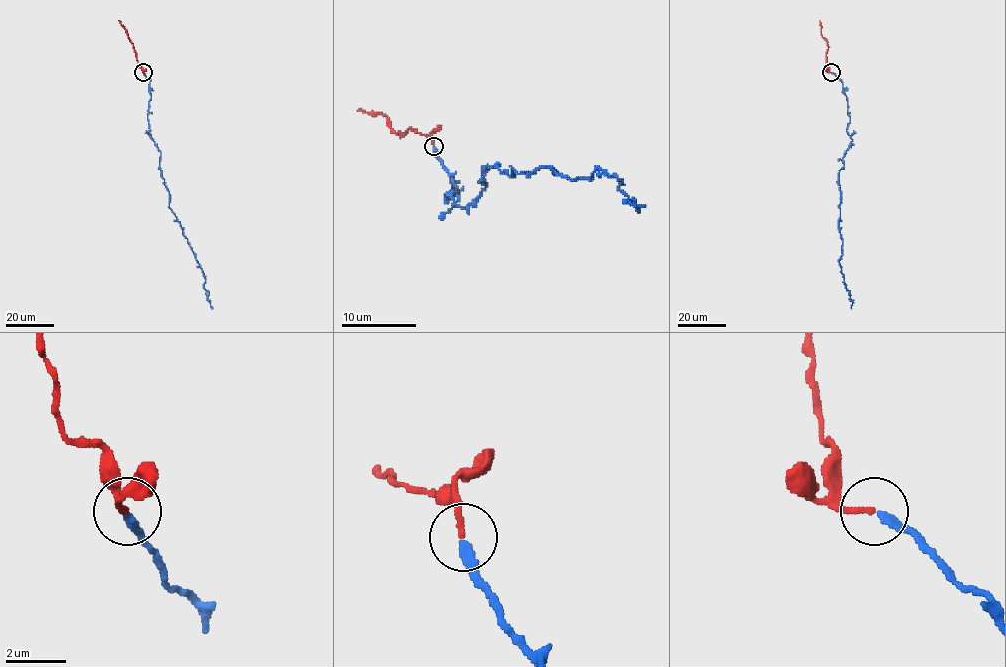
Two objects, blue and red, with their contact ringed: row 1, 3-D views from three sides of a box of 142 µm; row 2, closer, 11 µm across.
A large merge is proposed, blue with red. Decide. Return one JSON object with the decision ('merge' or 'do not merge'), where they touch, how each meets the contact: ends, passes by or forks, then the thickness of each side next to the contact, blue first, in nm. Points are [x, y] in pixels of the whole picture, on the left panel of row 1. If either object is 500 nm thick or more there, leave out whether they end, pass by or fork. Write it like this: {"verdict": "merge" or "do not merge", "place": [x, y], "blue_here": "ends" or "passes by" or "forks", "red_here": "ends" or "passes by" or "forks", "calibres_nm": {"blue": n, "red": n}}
{"verdict": "merge", "place": [143, 72], "blue_here": "ends", "red_here": "ends", "calibres_nm": {"blue": 280, "red": 180}}

